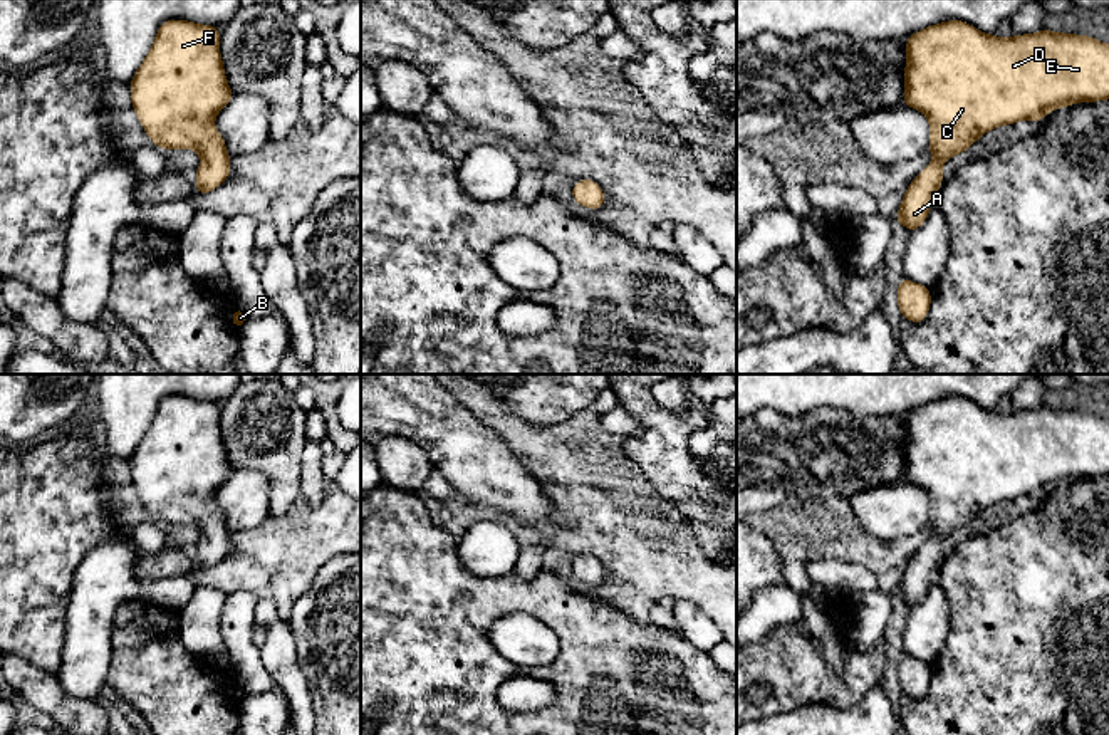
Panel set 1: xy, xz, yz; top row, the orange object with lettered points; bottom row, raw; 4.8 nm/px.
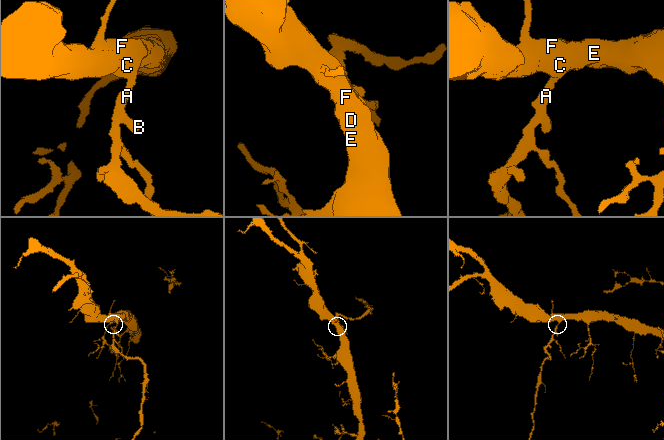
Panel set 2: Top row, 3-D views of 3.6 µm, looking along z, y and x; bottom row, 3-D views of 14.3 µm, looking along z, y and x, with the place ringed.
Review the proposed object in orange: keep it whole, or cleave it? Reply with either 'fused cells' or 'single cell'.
single cell

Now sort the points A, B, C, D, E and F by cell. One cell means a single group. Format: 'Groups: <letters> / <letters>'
Groups: A B C D E F

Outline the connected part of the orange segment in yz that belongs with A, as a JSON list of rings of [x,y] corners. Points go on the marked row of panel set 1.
[[[946,20],[921,29],[906,37],[904,101],[903,106],[921,111],[929,122],[929,148],[933,161],[909,181],[898,208],[896,223],[904,225],[909,235],[928,218],[929,198],[945,181],[943,164],[960,153],[966,153],[987,131],[1018,121],[1044,121],[1049,111],[1079,102],[1109,101],[1109,44],[1089,35],[1052,32],[1012,35],[1007,39],[983,34],[965,20]]]

